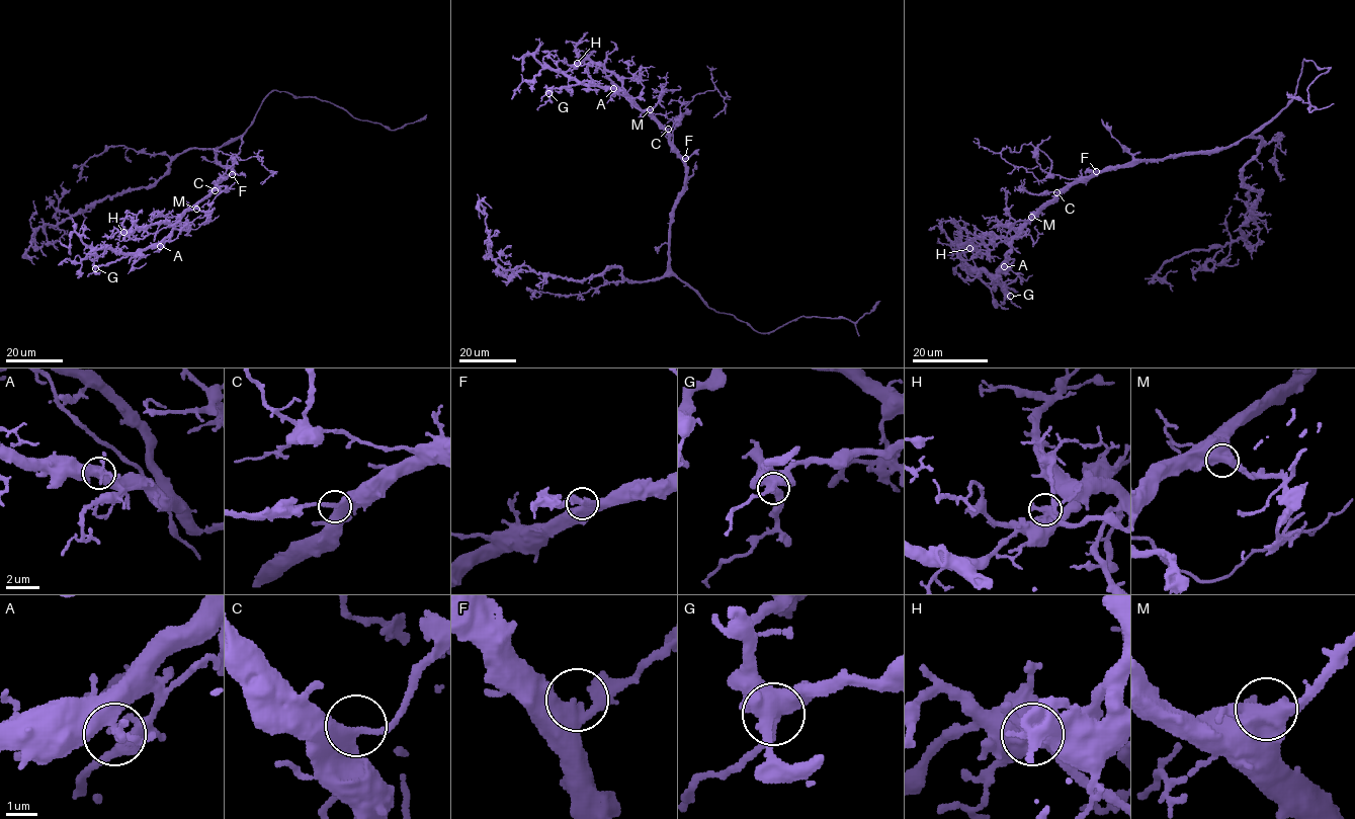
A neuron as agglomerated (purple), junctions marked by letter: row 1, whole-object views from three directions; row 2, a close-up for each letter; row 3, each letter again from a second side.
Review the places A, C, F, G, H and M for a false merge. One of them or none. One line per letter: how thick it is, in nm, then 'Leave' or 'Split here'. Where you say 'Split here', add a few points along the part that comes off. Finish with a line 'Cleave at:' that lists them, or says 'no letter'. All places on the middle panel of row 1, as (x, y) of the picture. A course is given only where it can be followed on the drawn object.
A: Thickness 340 nm. Leave
C: Thickness 440 nm. Leave
F: Thickness 360 nm. Leave
G: Thickness 400 nm. Leave
H: Thickness 320 nm. Split here. Course of the part to remove: (577, 62), (595, 66), (603, 72), (639, 109), (655, 114), (672, 112)
M: Thickness 550 nm. Leave
Cleave at: H

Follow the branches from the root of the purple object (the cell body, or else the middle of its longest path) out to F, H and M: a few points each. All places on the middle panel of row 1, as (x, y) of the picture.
F: (669, 237), (676, 199), (684, 185), (685, 158)
H: (669, 237), (676, 199), (684, 185), (682, 157), (665, 131), (603, 71), (577, 62)
M: (669, 237), (676, 199), (684, 185), (685, 163), (650, 109)

